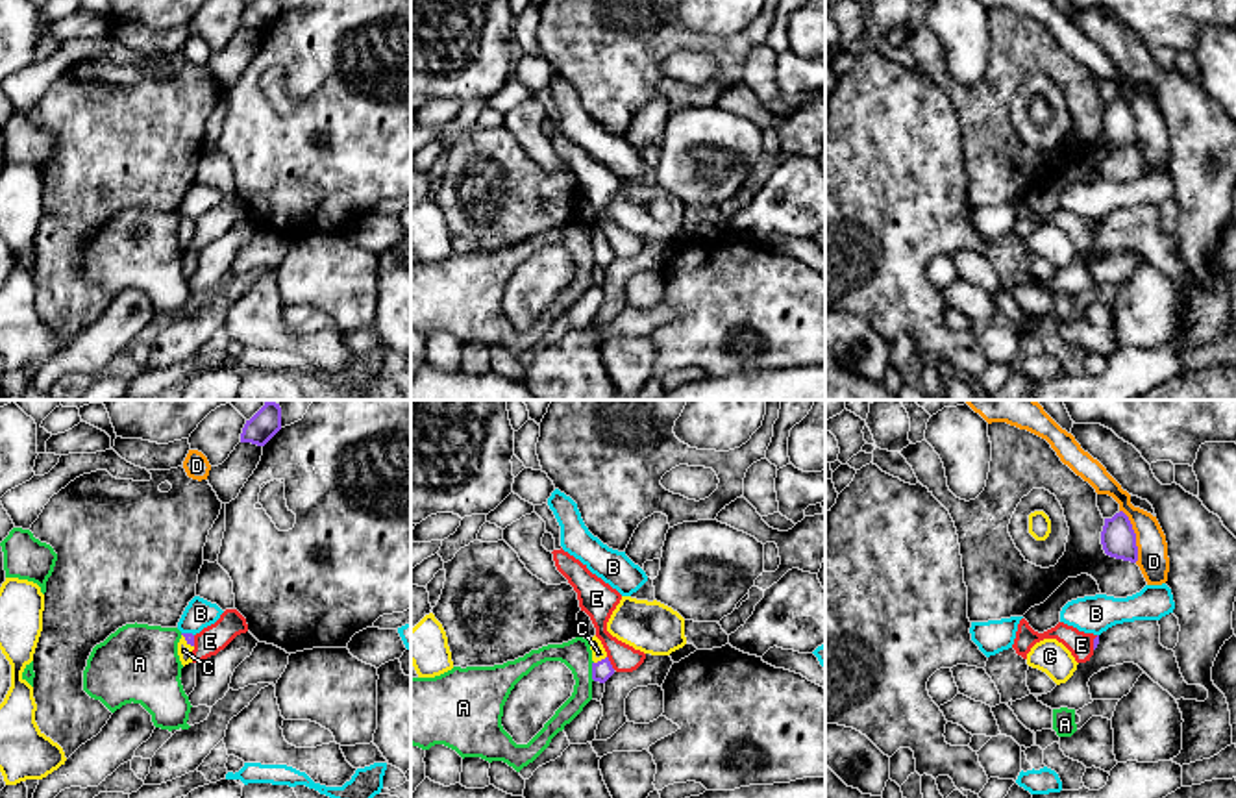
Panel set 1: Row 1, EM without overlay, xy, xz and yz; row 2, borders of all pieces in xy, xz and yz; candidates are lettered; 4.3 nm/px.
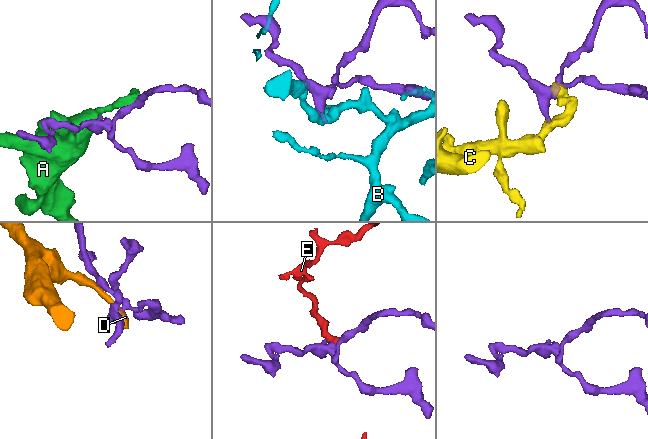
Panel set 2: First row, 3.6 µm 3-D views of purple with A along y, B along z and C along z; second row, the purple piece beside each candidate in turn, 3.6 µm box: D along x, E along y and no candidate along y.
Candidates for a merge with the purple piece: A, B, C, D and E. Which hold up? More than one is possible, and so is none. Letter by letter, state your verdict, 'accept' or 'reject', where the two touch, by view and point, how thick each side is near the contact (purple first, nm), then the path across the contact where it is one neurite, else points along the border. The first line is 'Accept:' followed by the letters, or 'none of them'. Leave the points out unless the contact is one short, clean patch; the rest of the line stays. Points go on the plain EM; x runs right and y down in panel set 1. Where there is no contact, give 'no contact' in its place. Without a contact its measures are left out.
Accept: C
A: reject; contact xz (593, 256); calibres 90 and 140 nm; border xz (593, 247), (594, 265)
B: reject; contact xy (187, 219); calibres 50 and 130 nm
C: accept; contact xz (602, 245); calibres 90 and 60 nm; way xz (602, 256), (602, 245), (598, 237)
D: reject; contact yz (1135, 121); calibres 150 and 140 nm; border yz (1120, 95), (1135, 119), (1137, 147)
E: reject; contact xz (609, 249); calibres 90 and 120 nm; border xz (607, 241), (615, 254)

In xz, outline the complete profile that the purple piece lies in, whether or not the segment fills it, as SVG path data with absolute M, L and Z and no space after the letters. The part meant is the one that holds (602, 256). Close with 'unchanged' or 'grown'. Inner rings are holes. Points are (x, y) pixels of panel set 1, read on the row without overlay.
M594 220L588 224L590 235L592 235L592 265L605 268L612 259L614 254L607 243L607 237L601 230L601 226Z | grown

